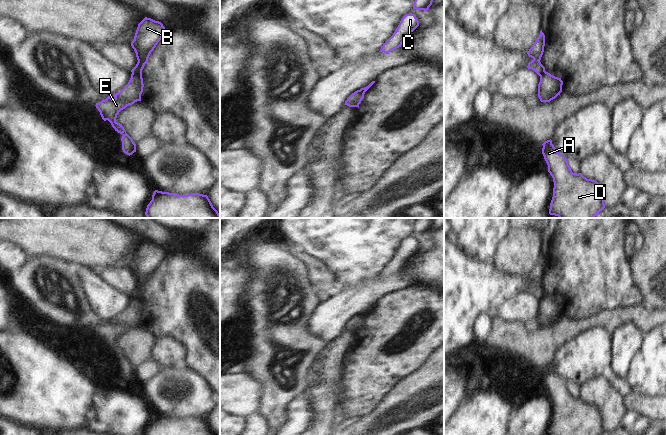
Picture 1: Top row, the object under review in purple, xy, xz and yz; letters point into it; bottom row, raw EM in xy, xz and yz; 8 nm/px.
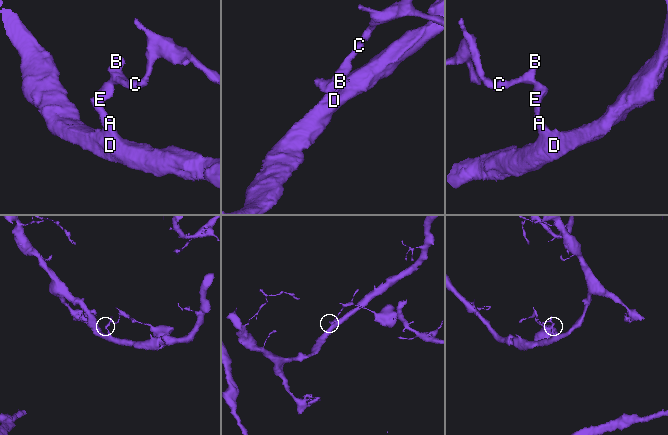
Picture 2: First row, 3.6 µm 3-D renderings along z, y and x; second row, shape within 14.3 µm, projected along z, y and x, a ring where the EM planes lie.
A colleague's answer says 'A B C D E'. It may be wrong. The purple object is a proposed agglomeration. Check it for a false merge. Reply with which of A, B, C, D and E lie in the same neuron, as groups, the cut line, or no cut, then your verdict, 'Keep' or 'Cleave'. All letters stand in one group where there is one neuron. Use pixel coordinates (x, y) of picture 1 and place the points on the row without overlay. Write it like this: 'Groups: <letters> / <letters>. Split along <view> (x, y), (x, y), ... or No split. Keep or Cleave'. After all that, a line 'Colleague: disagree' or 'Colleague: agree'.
Groups: A D E / B C. Split along xy (132, 296), (141, 300). Cleave.
Colleague: disagree

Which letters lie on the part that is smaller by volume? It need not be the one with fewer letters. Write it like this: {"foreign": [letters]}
{"foreign": ["B", "C"]}

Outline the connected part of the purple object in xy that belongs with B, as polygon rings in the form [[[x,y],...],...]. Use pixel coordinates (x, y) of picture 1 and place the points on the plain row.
[[[145,241],[139,248],[131,266],[137,281],[137,288],[131,294],[133,298],[142,300],[142,294],[148,286],[151,276],[165,258],[165,251],[159,245]]]

